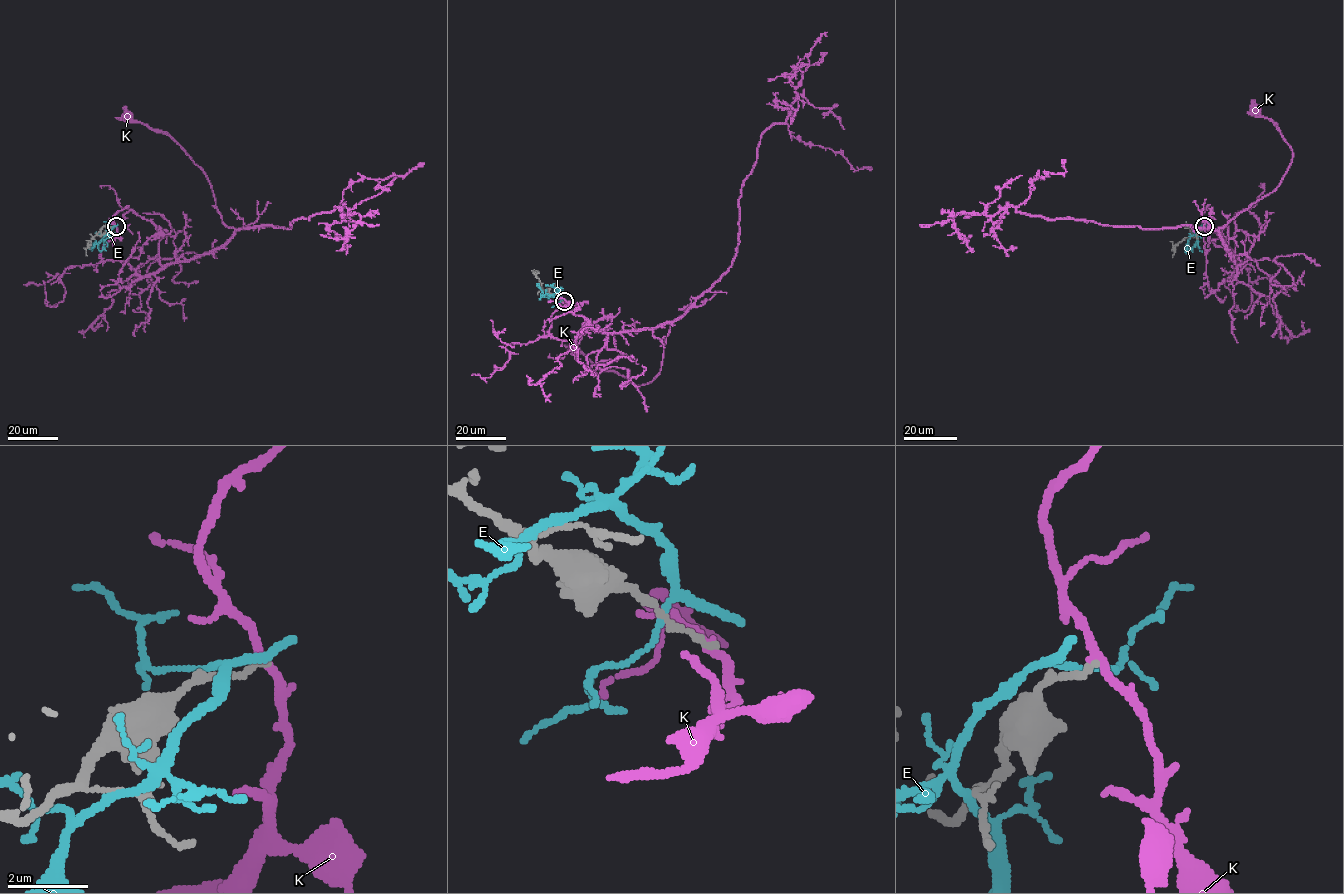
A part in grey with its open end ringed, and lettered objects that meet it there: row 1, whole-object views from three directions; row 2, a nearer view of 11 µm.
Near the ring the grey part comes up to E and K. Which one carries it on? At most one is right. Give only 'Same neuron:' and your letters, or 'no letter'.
Same neuron: no letter

